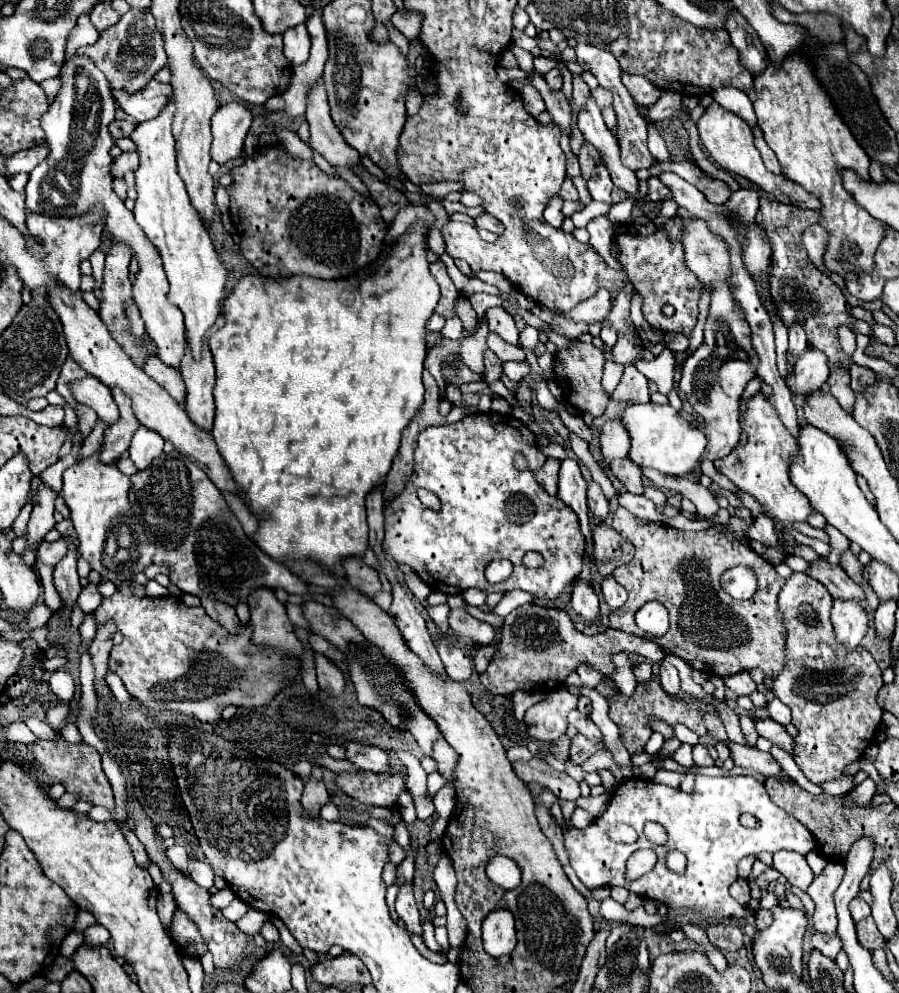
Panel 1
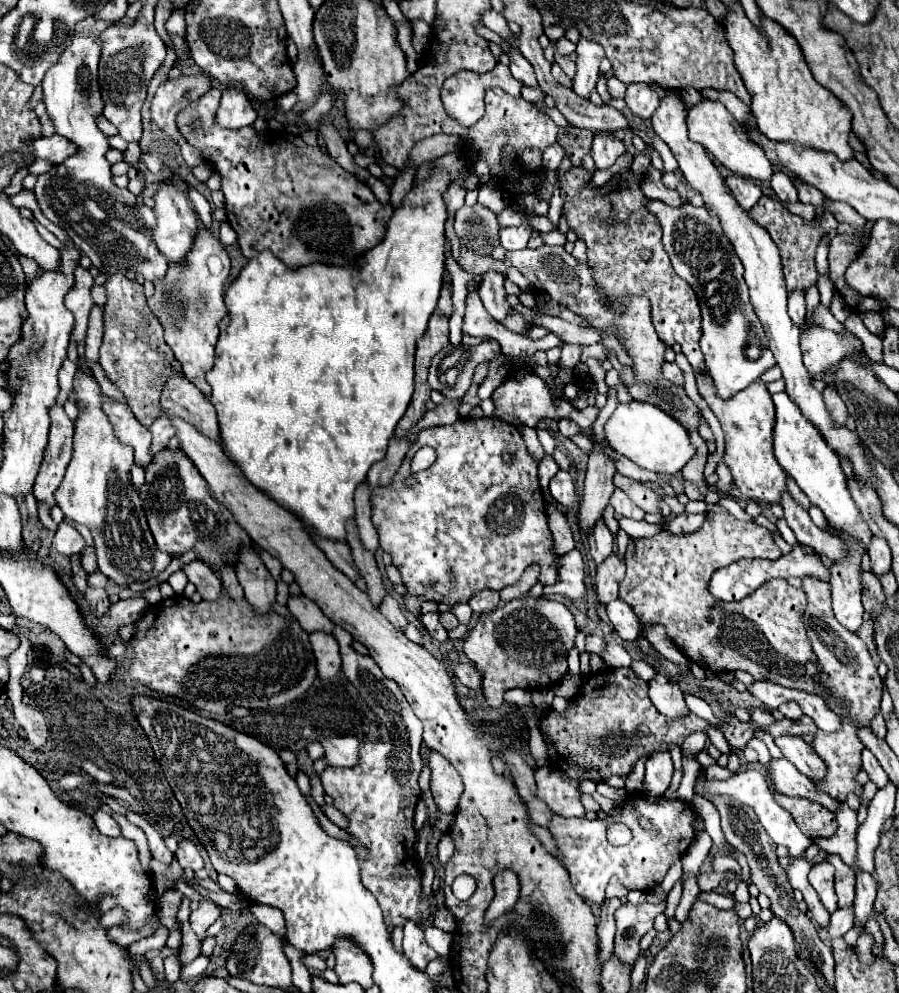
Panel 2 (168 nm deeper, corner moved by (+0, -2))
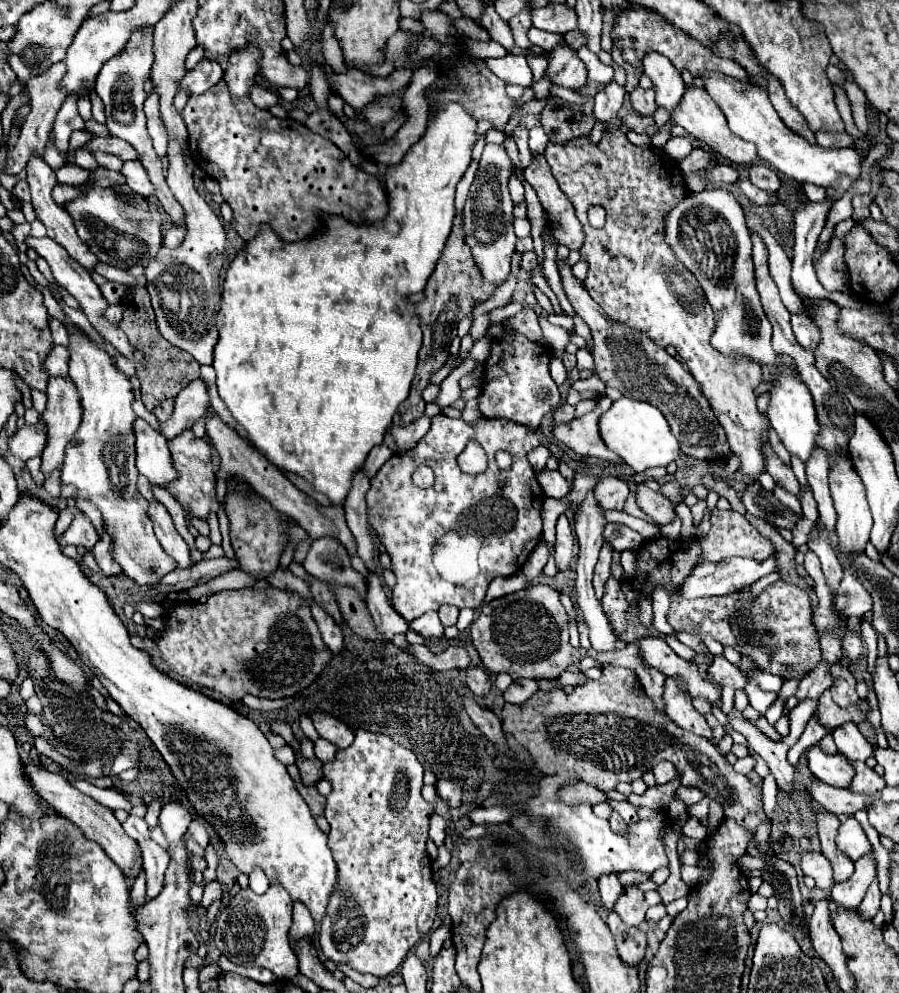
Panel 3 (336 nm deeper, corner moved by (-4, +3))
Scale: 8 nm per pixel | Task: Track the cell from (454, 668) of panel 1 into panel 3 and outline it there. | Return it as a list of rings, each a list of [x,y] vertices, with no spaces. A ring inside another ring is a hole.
[[[470,667],[470,669],[466,669],[466,685],[478,697],[488,695],[490,689],[492,689],[490,677],[488,677],[488,673],[482,667]]]

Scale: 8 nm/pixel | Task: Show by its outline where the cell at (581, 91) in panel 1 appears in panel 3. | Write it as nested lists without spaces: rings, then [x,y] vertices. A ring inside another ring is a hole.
[[[530,27],[528,29],[528,39],[530,39],[532,45],[542,47],[544,51],[552,51],[552,47],[556,47],[562,41],[562,35],[556,35],[556,33],[548,33],[548,31],[540,31],[536,27]]]

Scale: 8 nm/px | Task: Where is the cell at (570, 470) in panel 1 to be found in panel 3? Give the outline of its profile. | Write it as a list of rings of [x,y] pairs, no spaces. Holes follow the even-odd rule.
[[[542,469],[540,473],[536,473],[536,479],[544,491],[544,497],[562,499],[568,495],[568,481],[560,475],[560,471]]]

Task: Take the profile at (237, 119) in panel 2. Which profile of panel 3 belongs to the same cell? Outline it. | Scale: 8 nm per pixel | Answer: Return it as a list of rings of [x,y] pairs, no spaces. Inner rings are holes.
[[[246,47],[246,51],[234,51],[224,71],[224,81],[230,87],[234,99],[248,95],[258,73],[258,47]]]

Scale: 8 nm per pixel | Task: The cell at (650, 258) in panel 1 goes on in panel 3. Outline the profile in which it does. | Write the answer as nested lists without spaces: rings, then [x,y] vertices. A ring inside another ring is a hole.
[[[620,129],[614,131],[614,135],[604,135],[602,141],[596,145],[588,135],[572,139],[564,145],[548,143],[548,147],[544,149],[544,157],[552,167],[552,175],[556,177],[560,189],[574,205],[576,217],[580,219],[586,231],[586,243],[580,249],[580,255],[588,263],[588,277],[584,281],[584,287],[590,297],[604,309],[604,313],[612,321],[620,321],[630,329],[646,333],[654,343],[658,343],[658,347],[672,345],[680,359],[686,359],[684,365],[702,385],[702,391],[708,397],[714,415],[718,417],[720,425],[728,435],[732,453],[738,455],[742,461],[740,471],[750,477],[758,477],[760,473],[764,473],[766,467],[762,445],[766,441],[770,423],[756,409],[754,393],[754,387],[758,387],[762,381],[762,369],[758,363],[750,363],[750,359],[738,359],[738,355],[734,355],[734,359],[728,359],[710,345],[710,335],[714,333],[712,307],[708,305],[706,295],[696,277],[678,261],[678,257],[666,243],[666,215],[670,209],[676,207],[678,201],[688,195],[688,187],[678,167],[678,161],[670,159],[664,149],[658,149],[654,145],[634,147]],[[592,205],[600,205],[606,209],[606,225],[602,229],[590,227],[586,219],[586,211]]]

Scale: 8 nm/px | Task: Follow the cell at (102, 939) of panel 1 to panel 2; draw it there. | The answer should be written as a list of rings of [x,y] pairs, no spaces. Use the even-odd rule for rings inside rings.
[[[154,918],[154,924],[152,924],[152,928],[144,928],[142,932],[130,932],[130,930],[124,930],[124,928],[120,928],[120,926],[112,926],[110,930],[108,930],[108,938],[112,940],[112,942],[116,942],[118,946],[128,946],[128,944],[132,944],[132,942],[136,942],[136,940],[140,940],[140,938],[144,938],[144,936],[150,936],[154,930],[156,930],[156,926],[158,926],[158,918]]]

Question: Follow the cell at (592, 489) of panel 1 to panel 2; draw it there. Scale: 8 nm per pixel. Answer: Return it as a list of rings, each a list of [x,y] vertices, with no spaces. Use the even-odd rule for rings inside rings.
[[[598,520],[598,524],[594,526],[594,532],[590,532],[588,546],[590,546],[590,554],[596,564],[600,564],[606,556],[614,552],[614,536],[606,528],[604,520]]]

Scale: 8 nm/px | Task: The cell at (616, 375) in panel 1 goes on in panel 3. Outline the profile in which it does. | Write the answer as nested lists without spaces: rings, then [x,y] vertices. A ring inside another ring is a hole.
[[[602,397],[592,413],[588,413],[580,419],[572,419],[570,423],[552,423],[550,431],[562,445],[572,449],[580,457],[622,461],[616,453],[612,453],[604,445],[604,441],[600,439],[600,433],[598,433],[598,419],[606,409],[610,409],[610,405],[612,405],[612,399]]]

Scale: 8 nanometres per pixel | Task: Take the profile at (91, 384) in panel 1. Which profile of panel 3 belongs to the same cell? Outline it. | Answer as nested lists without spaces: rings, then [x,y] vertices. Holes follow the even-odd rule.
[[[144,419],[134,423],[134,433],[138,471],[156,487],[162,487],[162,483],[172,483],[178,475],[174,475],[174,465],[170,463],[166,437],[156,433]]]

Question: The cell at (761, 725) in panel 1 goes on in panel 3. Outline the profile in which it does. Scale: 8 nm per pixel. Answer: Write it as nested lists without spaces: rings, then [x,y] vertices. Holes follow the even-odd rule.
[[[812,747],[808,751],[810,771],[816,779],[820,779],[826,785],[832,787],[850,787],[850,779],[854,777],[854,767],[850,761],[846,761],[840,755],[824,755],[818,747]]]

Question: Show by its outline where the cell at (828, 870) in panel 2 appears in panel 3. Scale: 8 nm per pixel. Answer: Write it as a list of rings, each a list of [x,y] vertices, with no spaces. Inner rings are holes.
[[[816,851],[804,853],[802,855],[802,861],[800,861],[800,869],[802,869],[804,875],[814,877],[816,887],[820,887],[824,891],[828,891],[834,885],[832,865],[828,863],[828,859],[822,853],[816,853]]]

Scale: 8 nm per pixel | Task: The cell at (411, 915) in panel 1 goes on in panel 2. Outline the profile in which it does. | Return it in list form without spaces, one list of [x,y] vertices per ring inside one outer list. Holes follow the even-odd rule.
[[[406,920],[404,924],[404,952],[406,958],[416,966],[416,968],[426,968],[430,960],[434,960],[438,954],[428,946],[424,940],[424,930],[416,926],[412,920]]]

